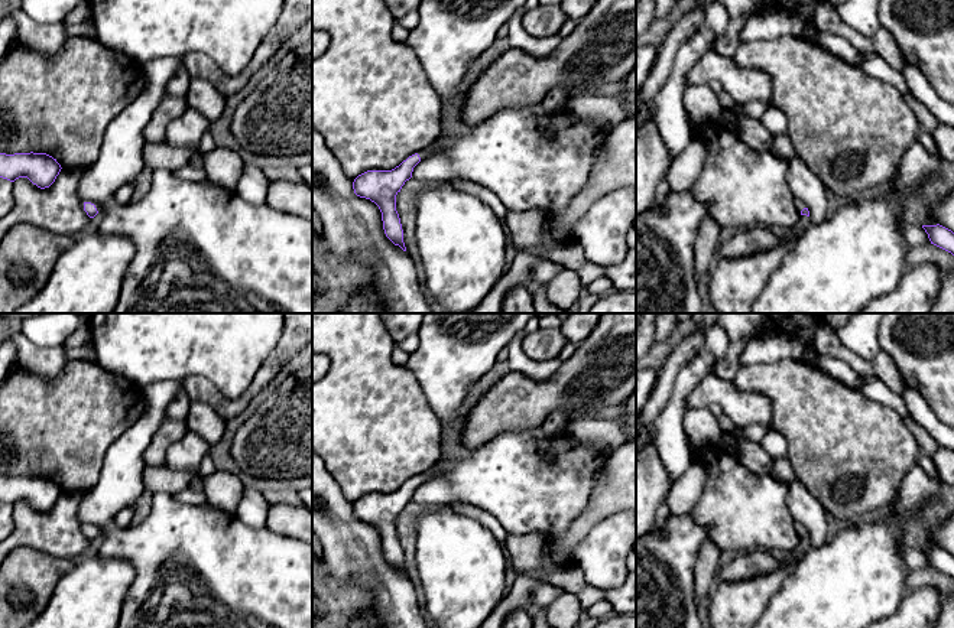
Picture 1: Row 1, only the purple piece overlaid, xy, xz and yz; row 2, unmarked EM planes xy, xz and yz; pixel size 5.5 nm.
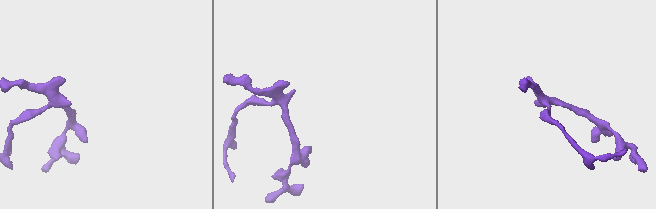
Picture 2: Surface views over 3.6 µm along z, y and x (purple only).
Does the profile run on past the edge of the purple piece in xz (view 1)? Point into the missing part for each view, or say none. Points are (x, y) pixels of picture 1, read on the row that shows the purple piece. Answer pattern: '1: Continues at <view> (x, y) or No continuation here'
1: Continues at xz (435, 146)

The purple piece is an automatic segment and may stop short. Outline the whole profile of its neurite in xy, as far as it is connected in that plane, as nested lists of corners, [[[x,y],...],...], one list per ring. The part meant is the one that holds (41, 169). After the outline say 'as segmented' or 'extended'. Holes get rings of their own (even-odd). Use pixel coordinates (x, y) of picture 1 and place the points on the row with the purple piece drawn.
[[[0,153],[0,178],[14,182],[27,178],[40,189],[49,188],[61,172],[61,165],[46,153]]] | as segmented

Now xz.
[[[439,136],[421,152],[409,156],[392,170],[367,170],[358,175],[353,182],[354,193],[360,198],[374,202],[383,221],[386,237],[406,251],[403,243],[403,230],[399,214],[396,211],[396,195],[400,192],[406,180],[412,178],[413,167],[425,157],[442,150],[447,137]]] | extended

